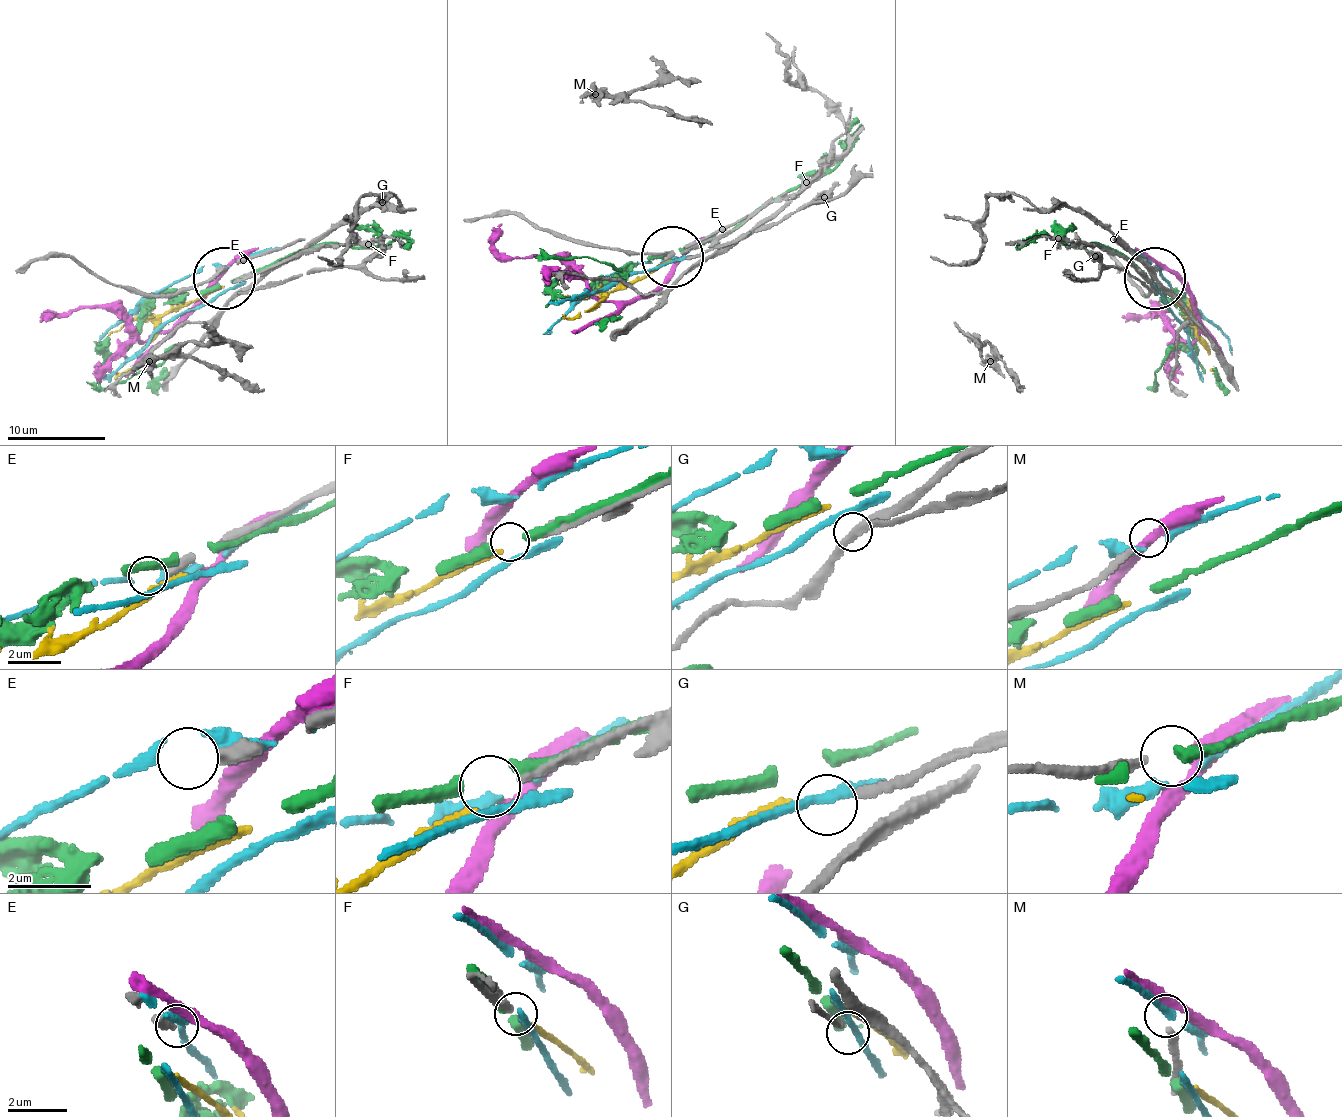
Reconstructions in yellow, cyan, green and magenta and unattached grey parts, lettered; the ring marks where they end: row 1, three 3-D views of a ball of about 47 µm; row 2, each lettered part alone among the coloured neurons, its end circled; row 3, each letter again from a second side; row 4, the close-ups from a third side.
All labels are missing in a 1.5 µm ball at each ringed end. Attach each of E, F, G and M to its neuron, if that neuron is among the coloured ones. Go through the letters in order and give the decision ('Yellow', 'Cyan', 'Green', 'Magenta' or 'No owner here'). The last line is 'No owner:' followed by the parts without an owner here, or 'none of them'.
E: No owner here
F: No owner here
G: No owner here
M: No owner here
No owner: E, F, G, M

